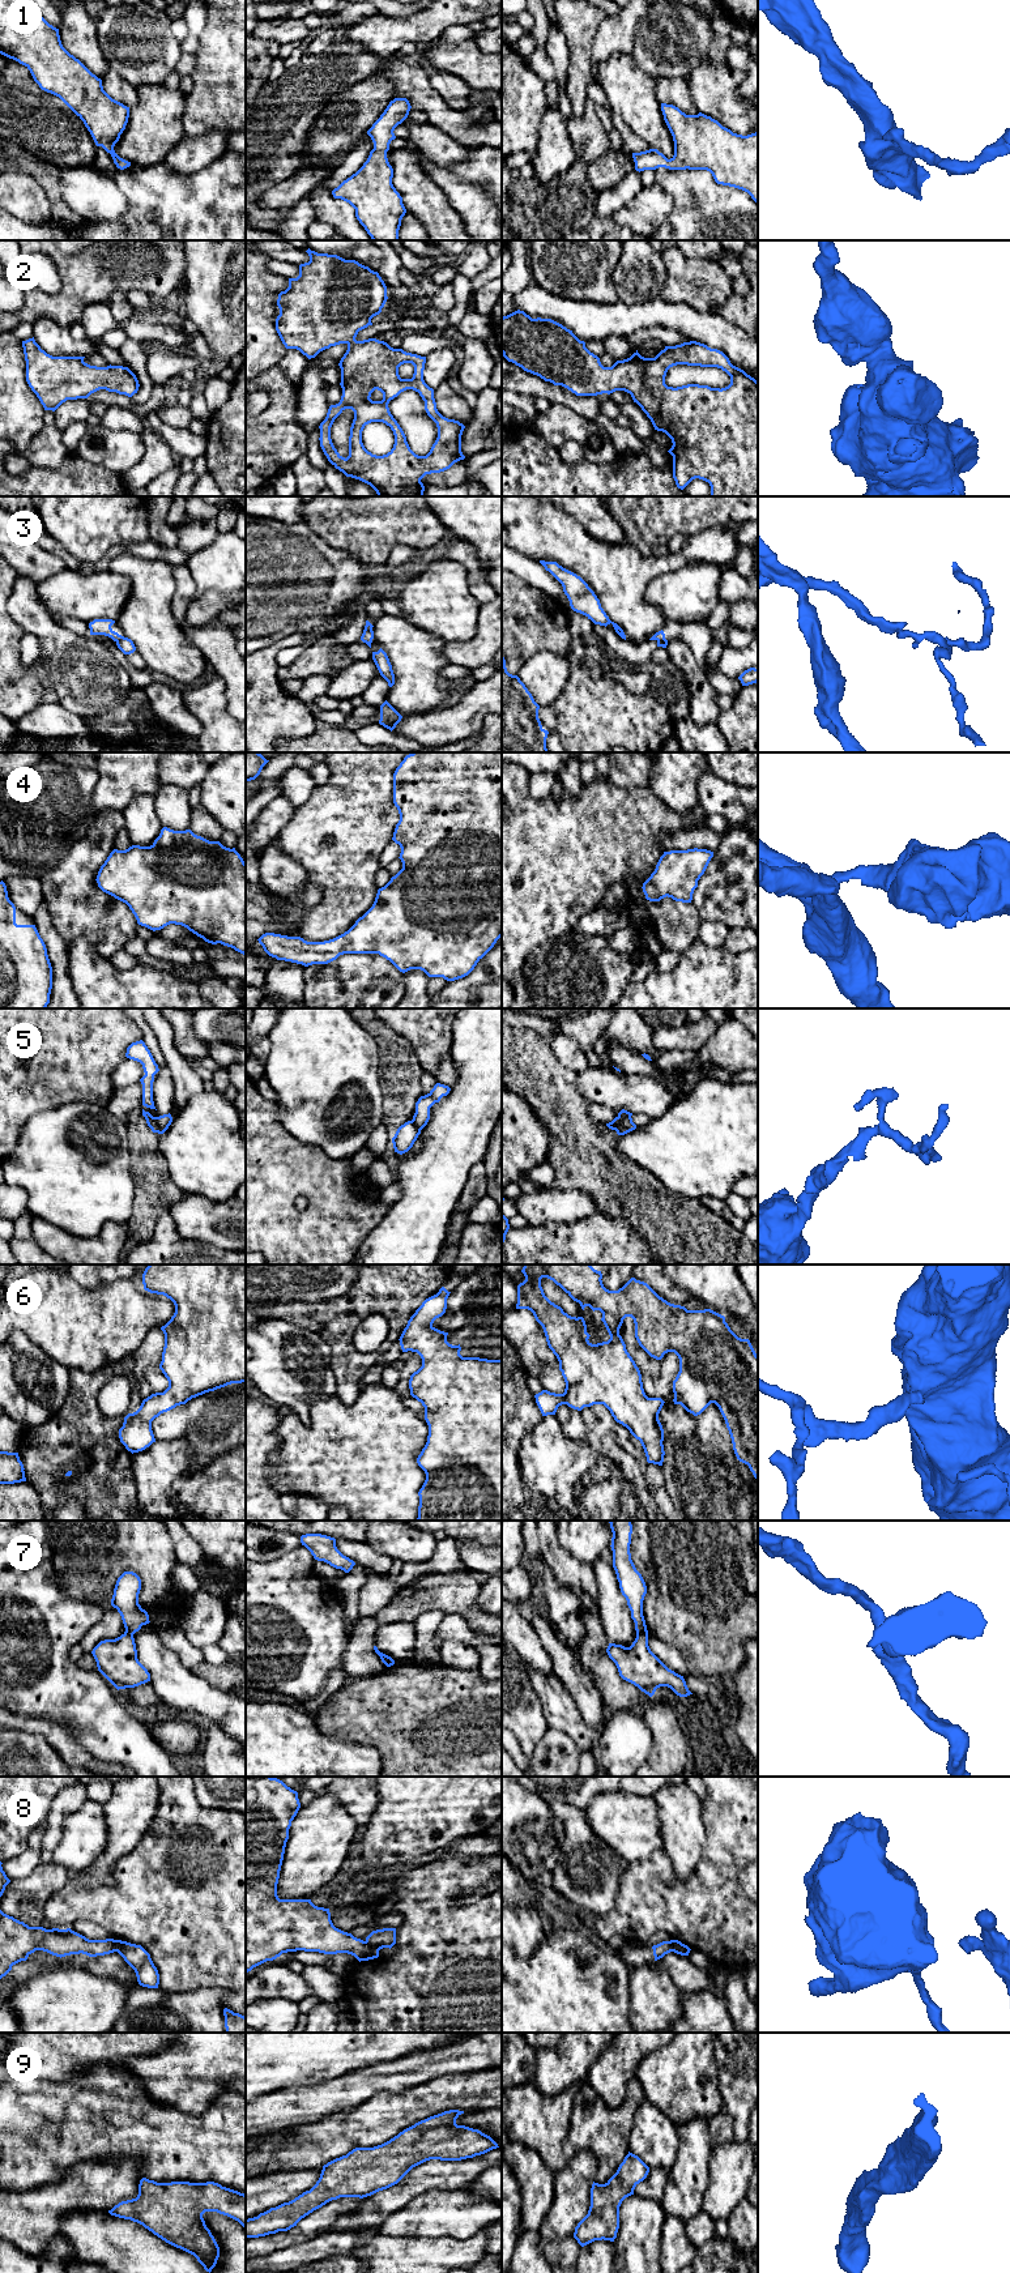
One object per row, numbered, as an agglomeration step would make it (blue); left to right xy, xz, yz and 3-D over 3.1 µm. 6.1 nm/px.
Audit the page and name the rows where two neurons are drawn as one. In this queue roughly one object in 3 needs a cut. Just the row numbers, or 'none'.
3, 5, 7, 8

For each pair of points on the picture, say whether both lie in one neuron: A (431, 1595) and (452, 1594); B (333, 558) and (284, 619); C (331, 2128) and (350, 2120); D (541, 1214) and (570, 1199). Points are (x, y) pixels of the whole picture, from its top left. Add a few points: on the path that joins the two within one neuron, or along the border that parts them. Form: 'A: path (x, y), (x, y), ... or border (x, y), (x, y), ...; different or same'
A: path (437, 1594), (447, 1594); same
B: path (329, 574), (299, 604); same
C: path (336, 2128), (345, 2126); same
D: path (548, 1207), (563, 1206); same

